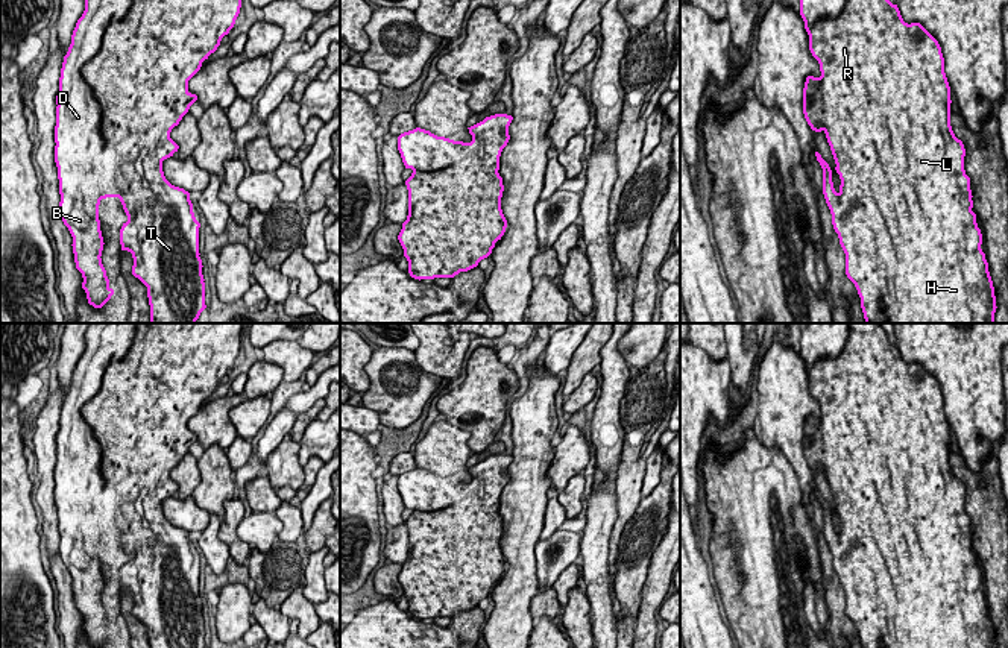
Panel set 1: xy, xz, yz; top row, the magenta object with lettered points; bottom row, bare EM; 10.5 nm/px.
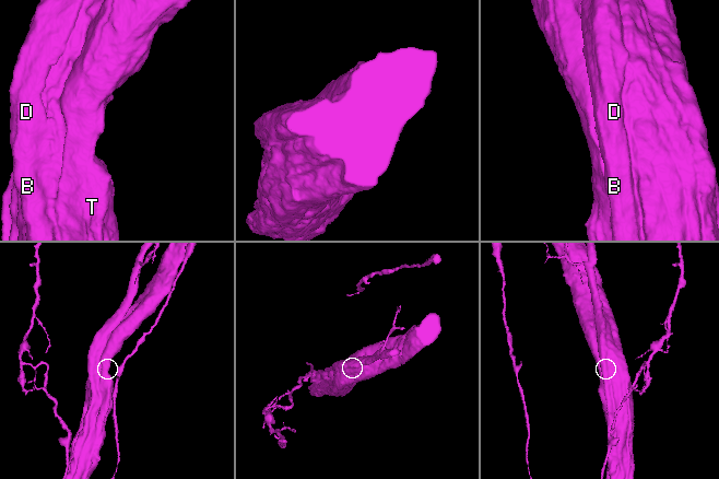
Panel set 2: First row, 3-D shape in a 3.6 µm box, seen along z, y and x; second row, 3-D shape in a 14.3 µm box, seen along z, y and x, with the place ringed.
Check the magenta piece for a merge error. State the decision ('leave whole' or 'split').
split

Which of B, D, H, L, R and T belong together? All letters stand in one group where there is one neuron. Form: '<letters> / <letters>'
B D / H L R T

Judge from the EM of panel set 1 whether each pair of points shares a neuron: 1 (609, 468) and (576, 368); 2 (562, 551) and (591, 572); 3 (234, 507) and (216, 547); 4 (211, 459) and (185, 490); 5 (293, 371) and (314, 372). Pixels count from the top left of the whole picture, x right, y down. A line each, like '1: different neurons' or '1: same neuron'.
1: different neurons
2: different neurons
3: different neurons
4: different neurons
5: different neurons

